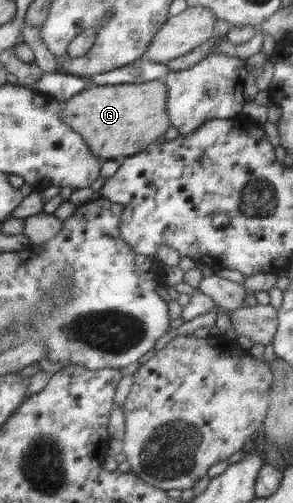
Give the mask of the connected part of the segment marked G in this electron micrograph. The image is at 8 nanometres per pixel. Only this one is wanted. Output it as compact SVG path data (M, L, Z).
M161 80L141 84L91 85L65 102L61 120L74 132L80 134L90 153L102 160L119 160L145 151L148 145L163 136L170 127L166 115L167 89Z

